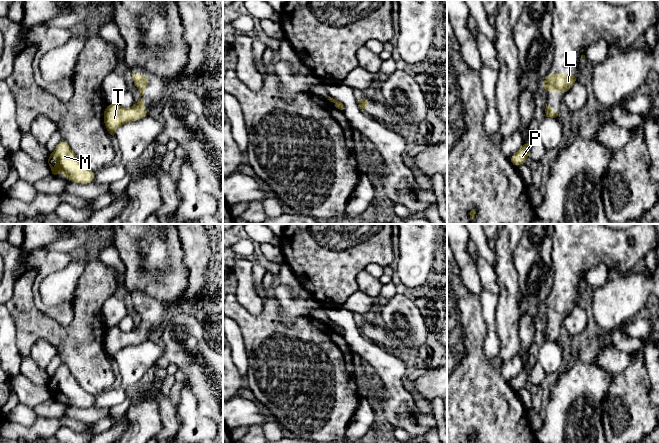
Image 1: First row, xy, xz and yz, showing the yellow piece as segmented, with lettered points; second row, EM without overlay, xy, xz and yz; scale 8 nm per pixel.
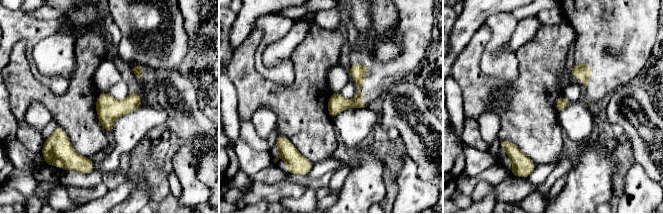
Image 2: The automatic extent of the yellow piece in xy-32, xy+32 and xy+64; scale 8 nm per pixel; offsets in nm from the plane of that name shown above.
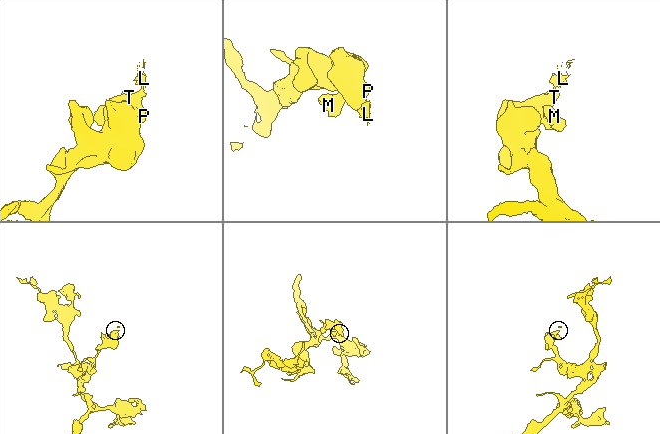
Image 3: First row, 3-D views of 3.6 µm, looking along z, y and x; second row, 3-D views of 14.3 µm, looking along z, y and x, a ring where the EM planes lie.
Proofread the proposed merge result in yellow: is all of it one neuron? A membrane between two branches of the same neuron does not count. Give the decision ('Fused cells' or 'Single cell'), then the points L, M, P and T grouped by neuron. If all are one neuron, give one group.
Single cell. Groups: L M P T

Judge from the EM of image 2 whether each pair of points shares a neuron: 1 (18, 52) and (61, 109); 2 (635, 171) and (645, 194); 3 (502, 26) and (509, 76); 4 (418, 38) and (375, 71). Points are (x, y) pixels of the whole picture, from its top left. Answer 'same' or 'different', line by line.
1: same
2: same
3: same
4: same

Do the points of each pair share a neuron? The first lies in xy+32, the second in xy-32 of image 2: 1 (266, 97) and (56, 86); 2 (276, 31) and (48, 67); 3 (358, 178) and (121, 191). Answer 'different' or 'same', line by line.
1: different
2: different
3: different

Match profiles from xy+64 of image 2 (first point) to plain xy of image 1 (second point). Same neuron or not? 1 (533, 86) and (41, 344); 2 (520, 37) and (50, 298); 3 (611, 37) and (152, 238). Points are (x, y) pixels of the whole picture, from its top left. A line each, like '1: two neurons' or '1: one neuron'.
1: two neurons
2: one neuron
3: two neurons

